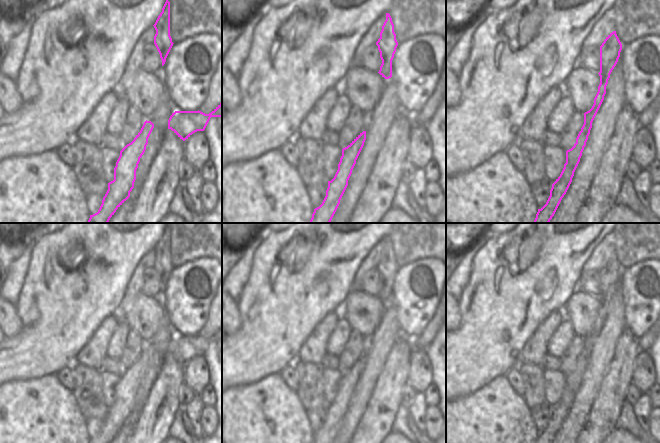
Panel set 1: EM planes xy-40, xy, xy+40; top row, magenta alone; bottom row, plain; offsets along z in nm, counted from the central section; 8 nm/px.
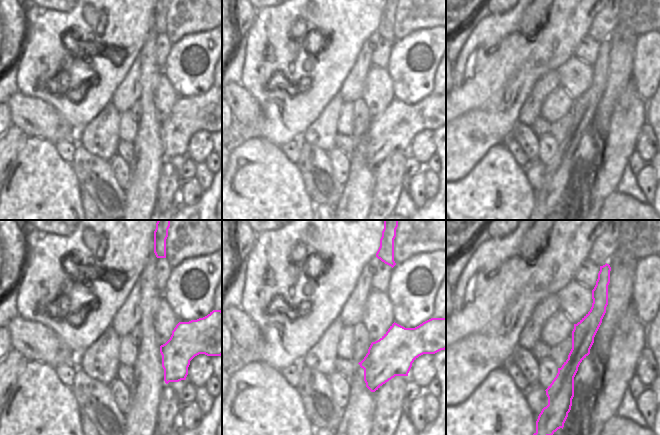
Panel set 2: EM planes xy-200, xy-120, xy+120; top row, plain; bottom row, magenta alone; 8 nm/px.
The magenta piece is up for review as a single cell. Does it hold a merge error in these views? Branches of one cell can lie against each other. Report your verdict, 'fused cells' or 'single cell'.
fused cells

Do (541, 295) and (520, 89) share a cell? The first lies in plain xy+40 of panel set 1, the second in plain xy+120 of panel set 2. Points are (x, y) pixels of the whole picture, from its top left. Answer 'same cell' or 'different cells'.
same cell

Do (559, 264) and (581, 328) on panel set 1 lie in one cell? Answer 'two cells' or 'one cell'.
two cells

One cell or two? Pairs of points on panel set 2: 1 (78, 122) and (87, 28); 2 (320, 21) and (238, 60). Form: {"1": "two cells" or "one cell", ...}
{"1": "one cell", "2": "two cells"}

